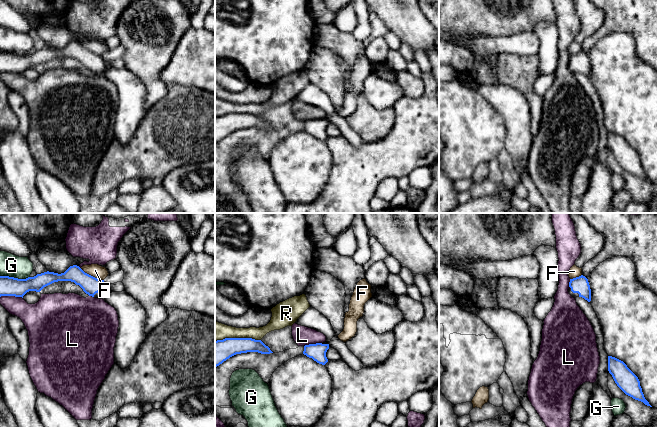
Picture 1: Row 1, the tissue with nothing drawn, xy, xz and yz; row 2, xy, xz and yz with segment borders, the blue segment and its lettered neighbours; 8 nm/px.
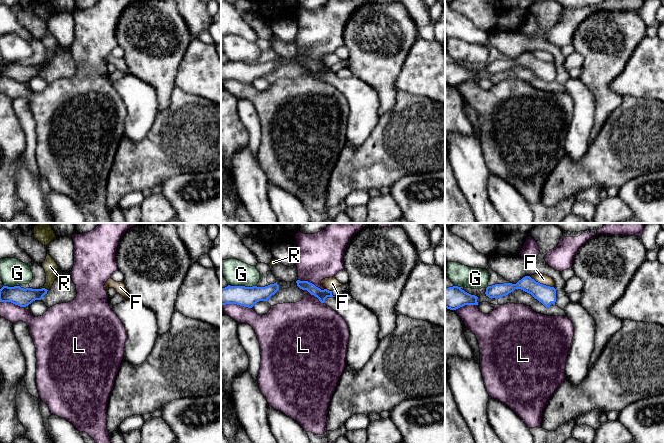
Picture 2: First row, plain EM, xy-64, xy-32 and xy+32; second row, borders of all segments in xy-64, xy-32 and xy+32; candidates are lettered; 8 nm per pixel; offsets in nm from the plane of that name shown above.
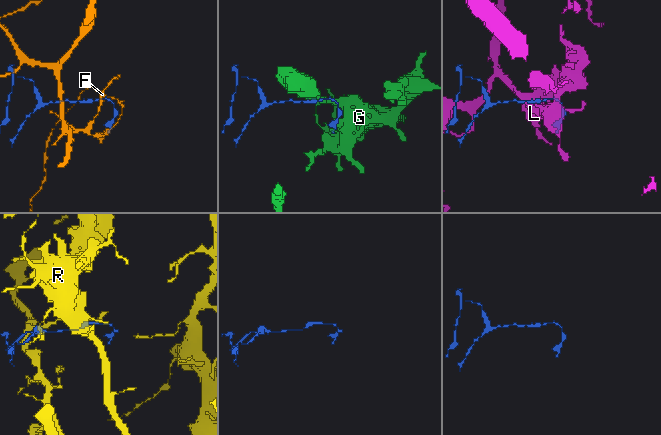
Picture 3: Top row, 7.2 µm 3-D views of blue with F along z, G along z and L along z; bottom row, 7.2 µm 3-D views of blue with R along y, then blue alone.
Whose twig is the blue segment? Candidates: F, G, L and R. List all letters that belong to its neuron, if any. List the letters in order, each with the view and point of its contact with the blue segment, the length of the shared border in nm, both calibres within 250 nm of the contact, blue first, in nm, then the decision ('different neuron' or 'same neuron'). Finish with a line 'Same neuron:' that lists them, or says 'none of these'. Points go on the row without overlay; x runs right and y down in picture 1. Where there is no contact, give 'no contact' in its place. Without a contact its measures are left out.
F: meets blue in xy at (92, 52); contact 220 nm long; 140 nm thick on the blue side, 110 nm on the other; different neuron
G: meets blue in xy at (15, 54); contact 240 nm long; 160 nm thick on the blue side, 180 nm on the other; different neuron
L: meets blue in xy at (11, 71); contact 180 nm long; 160 nm thick on the blue side, 200 nm on the other; different neuron
R: meets blue in xz at (237, 114); contact 360 nm long; 190 nm thick on the blue side, 150 nm on the other; different neuron
Same neuron: none of these

